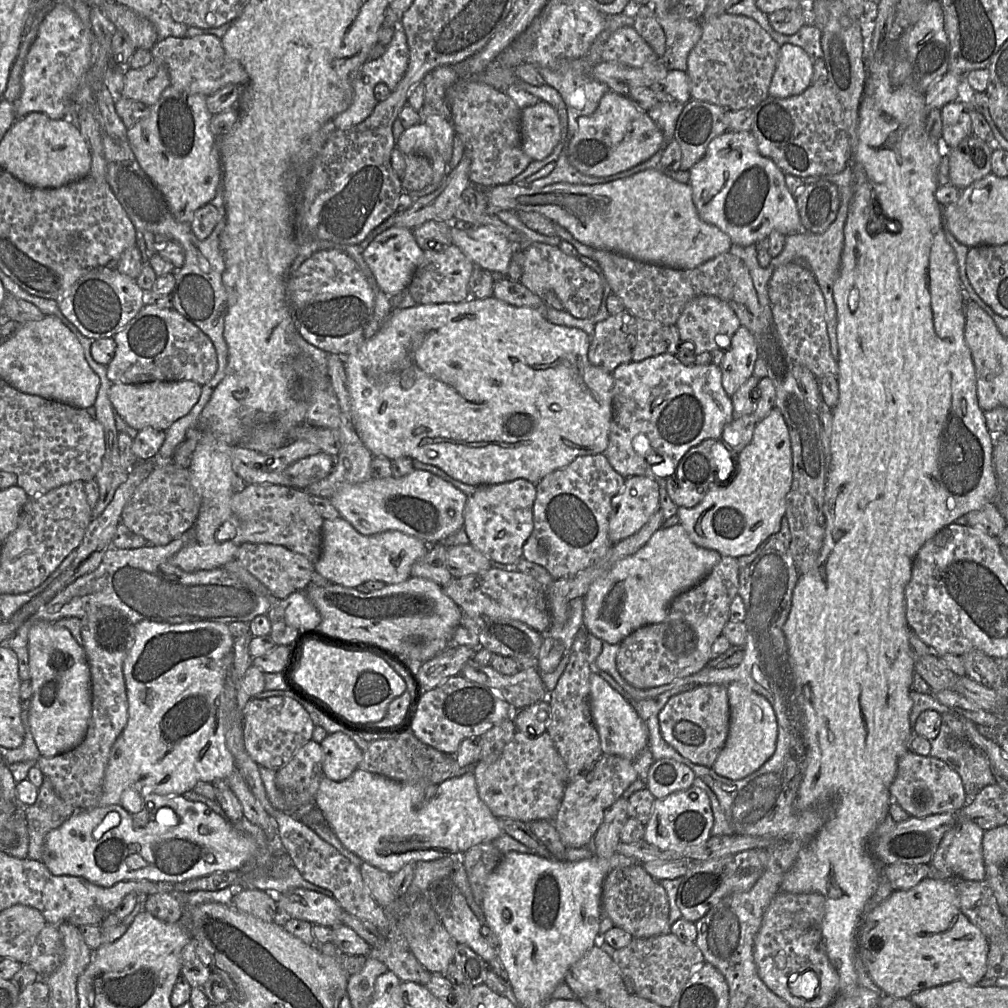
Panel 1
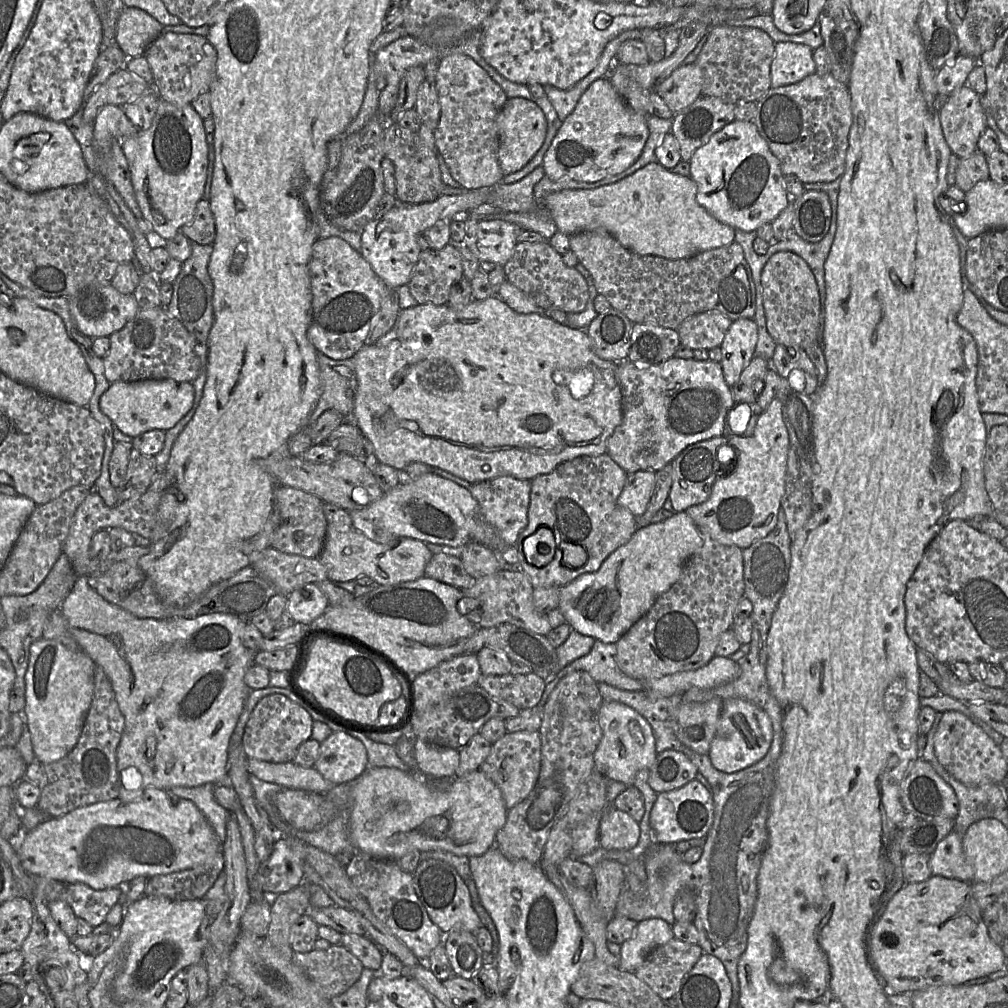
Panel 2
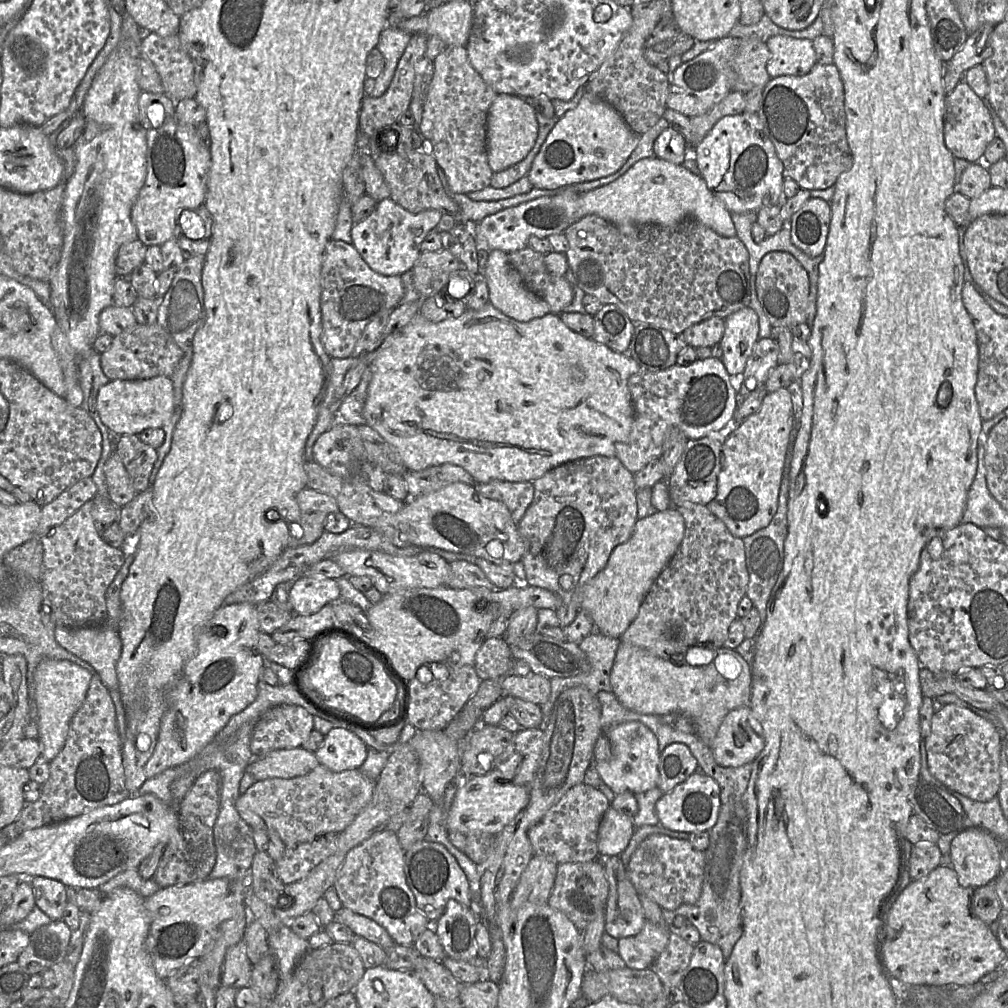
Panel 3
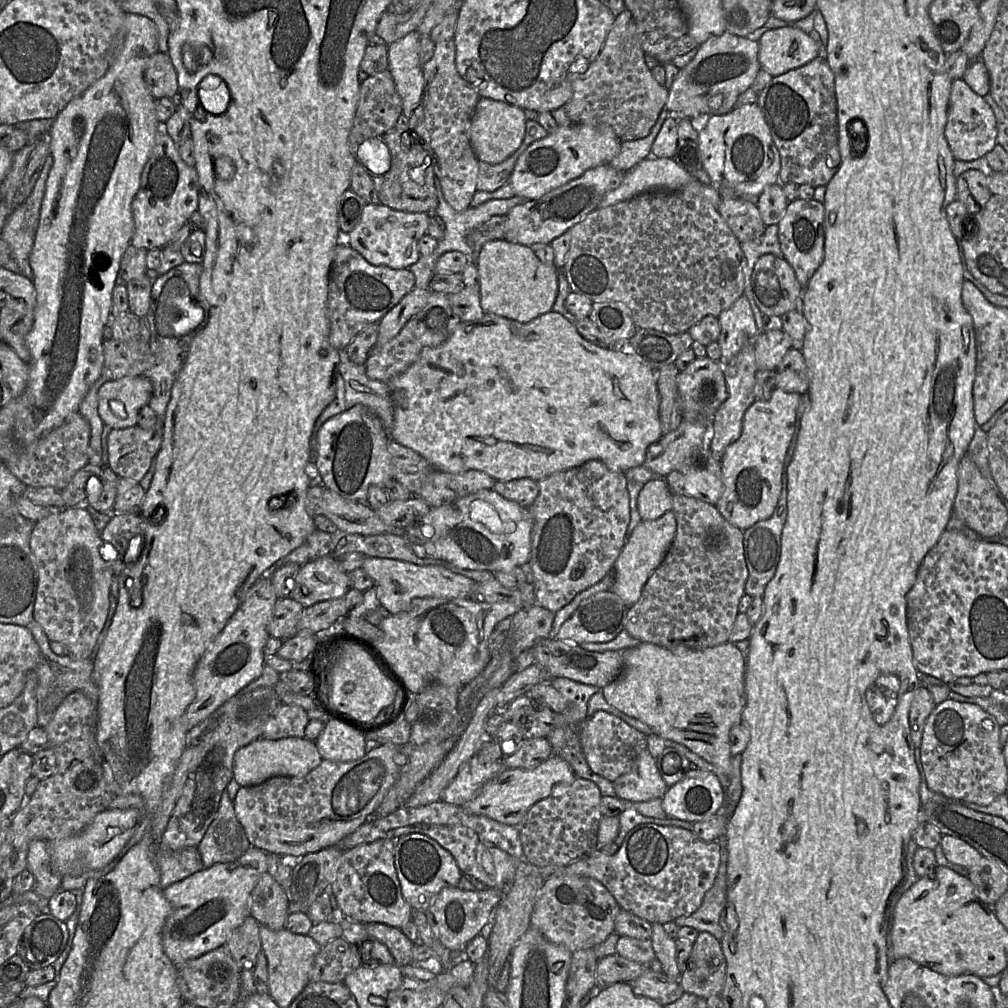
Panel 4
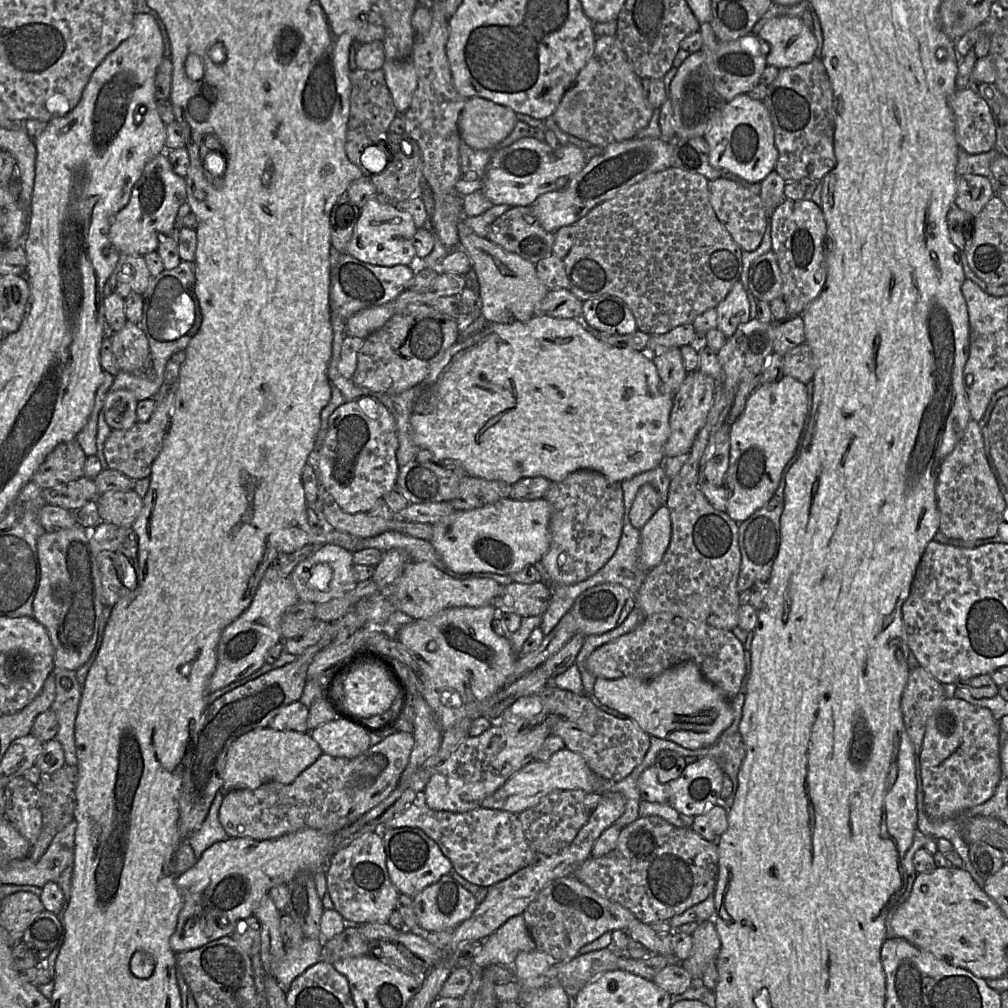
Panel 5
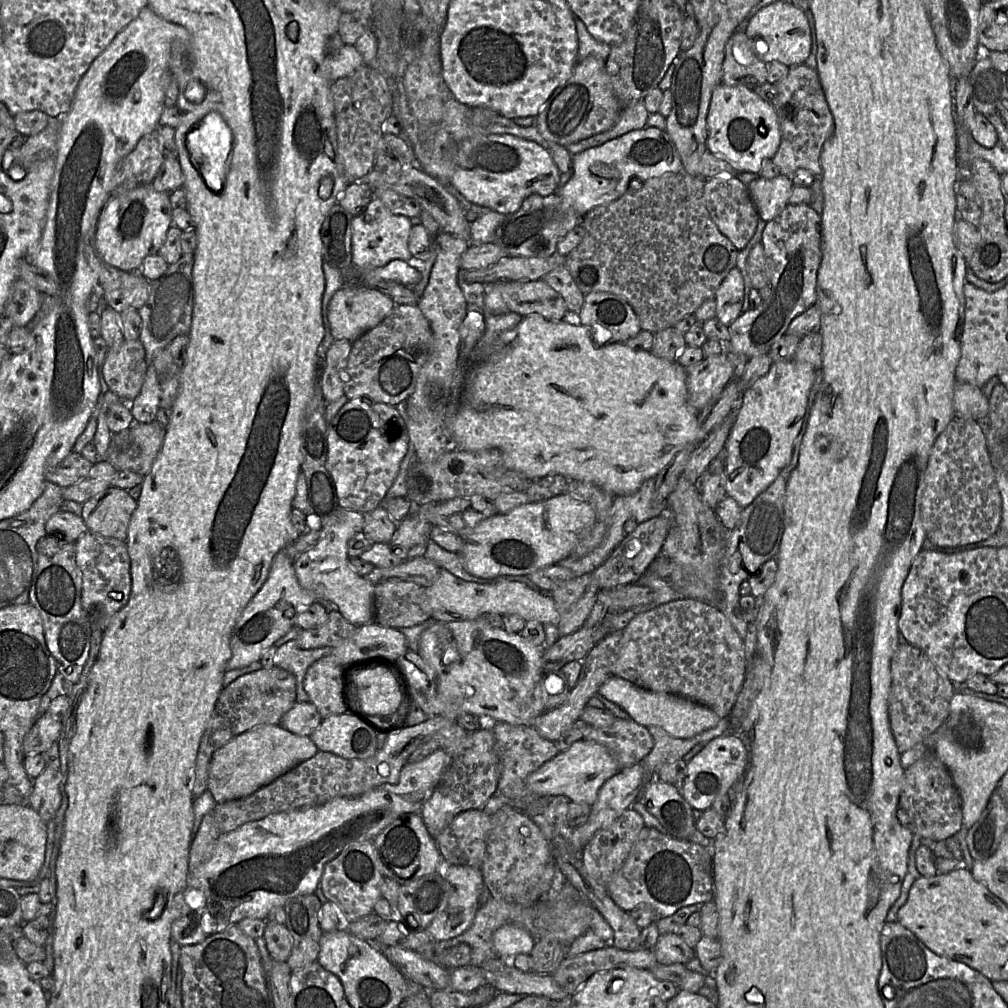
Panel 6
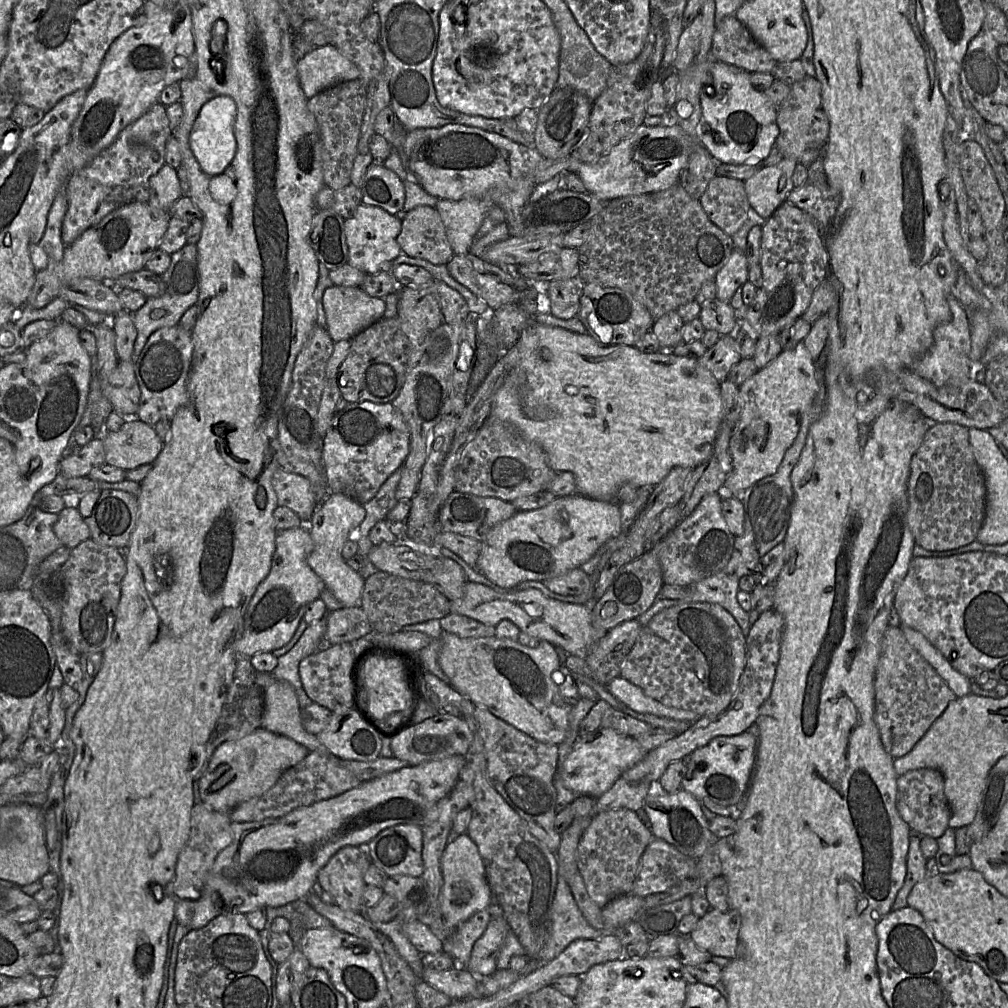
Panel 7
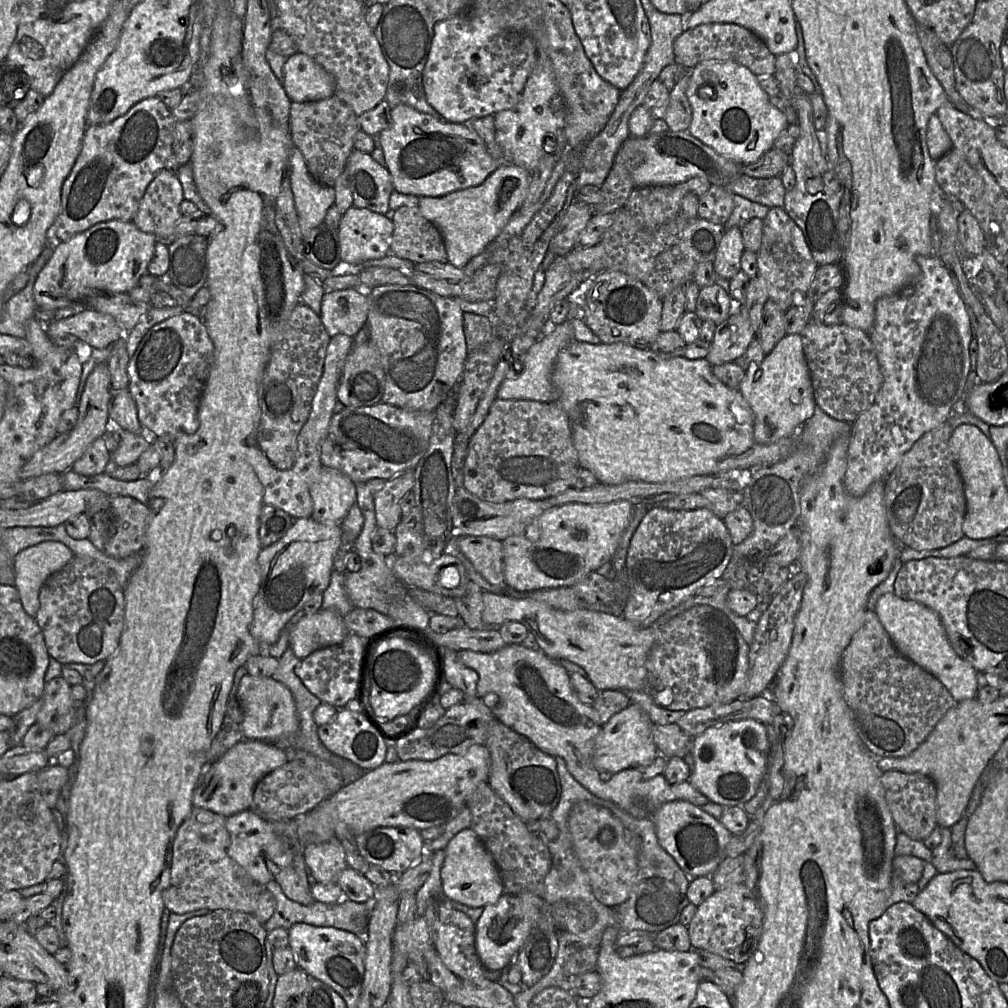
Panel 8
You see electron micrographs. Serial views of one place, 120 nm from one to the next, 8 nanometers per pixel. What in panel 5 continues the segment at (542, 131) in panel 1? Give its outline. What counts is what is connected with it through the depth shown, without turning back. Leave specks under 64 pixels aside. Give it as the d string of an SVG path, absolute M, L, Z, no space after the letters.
M472 97L466 100L458 119L461 139L475 150L495 148L513 131L517 113L491 100Z

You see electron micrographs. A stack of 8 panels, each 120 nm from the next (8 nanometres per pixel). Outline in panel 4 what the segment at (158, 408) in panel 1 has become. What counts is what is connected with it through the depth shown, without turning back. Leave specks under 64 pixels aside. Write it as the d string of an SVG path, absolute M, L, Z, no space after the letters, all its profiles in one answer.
M146 376L110 380L98 392L98 413L111 429L126 429L137 425L138 413L147 406L153 392Z

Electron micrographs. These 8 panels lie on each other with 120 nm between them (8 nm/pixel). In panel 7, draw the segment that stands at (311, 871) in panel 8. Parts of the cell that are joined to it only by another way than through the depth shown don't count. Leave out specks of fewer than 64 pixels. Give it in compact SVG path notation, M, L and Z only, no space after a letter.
M344 847L319 871L317 882L340 908L359 913L366 886L364 874L370 864L365 847Z

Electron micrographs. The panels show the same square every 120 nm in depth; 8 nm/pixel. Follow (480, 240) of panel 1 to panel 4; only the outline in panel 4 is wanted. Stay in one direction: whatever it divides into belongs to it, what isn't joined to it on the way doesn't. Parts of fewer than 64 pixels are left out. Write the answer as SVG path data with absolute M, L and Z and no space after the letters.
M603 164L587 170L578 178L537 200L515 206L507 213L504 240L528 247L535 244L550 244L552 240L583 221L589 213L597 209L602 199L621 184L625 175L626 172L616 170L610 164Z

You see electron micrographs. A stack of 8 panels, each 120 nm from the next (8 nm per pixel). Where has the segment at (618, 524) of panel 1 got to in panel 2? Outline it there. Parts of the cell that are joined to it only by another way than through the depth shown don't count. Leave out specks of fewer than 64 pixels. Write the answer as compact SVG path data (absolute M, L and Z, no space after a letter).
M643 470L628 474L617 503L639 518L647 510L655 485L656 473L653 471Z

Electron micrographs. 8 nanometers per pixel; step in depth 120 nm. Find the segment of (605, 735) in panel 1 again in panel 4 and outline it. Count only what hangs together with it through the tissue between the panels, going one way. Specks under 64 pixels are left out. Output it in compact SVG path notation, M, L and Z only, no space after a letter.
M643 749L628 773L613 782L616 797L625 802L643 802L663 798L668 786L660 775L656 759Z

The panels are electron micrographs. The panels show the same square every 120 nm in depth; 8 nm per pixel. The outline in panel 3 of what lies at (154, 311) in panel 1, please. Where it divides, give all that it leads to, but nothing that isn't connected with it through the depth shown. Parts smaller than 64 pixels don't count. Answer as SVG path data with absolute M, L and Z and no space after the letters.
M157 323L136 324L113 337L110 346L100 355L101 367L112 380L143 380L157 376L171 377L183 357L183 352L171 335Z

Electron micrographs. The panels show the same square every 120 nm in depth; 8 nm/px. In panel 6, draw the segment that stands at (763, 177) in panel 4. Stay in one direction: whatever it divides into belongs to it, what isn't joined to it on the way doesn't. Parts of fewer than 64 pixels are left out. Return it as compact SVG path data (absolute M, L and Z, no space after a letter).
M723 82L719 84L712 93L708 114L706 118L707 122L707 148L716 157L726 160L739 172L753 172L759 173L762 167L762 163L766 160L772 159L777 152L778 146L781 141L781 130L778 121L778 117L771 103L768 103L760 98L753 90L748 89L745 86L729 86Z

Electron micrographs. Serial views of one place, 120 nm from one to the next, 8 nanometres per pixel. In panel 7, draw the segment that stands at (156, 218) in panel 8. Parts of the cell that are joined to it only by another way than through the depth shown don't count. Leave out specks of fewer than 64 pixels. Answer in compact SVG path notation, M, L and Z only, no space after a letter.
M165 163L150 179L148 203L155 208L170 210L180 197L182 197L182 190L177 169Z

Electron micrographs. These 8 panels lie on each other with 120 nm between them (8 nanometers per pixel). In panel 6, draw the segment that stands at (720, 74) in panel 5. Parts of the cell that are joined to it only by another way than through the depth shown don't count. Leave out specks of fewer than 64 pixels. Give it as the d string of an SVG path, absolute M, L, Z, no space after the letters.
M744 31L734 32L726 43L722 82L750 90L767 82L767 65L756 51L755 41Z

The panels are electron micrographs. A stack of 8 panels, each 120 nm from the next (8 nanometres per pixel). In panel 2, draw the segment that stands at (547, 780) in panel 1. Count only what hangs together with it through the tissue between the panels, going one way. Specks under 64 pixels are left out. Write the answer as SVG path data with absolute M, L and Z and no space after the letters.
M540 731L507 732L492 745L487 759L480 770L501 790L507 809L511 809L528 797L533 790L541 769Z

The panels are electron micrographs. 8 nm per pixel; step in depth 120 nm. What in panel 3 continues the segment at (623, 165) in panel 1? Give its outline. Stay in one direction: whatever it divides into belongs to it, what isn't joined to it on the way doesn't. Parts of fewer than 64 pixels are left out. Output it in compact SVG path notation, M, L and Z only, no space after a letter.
M584 93L577 106L567 111L548 134L527 176L534 188L548 190L609 176L625 164L637 147L640 137L640 134L631 130L621 114L611 104L592 94Z

